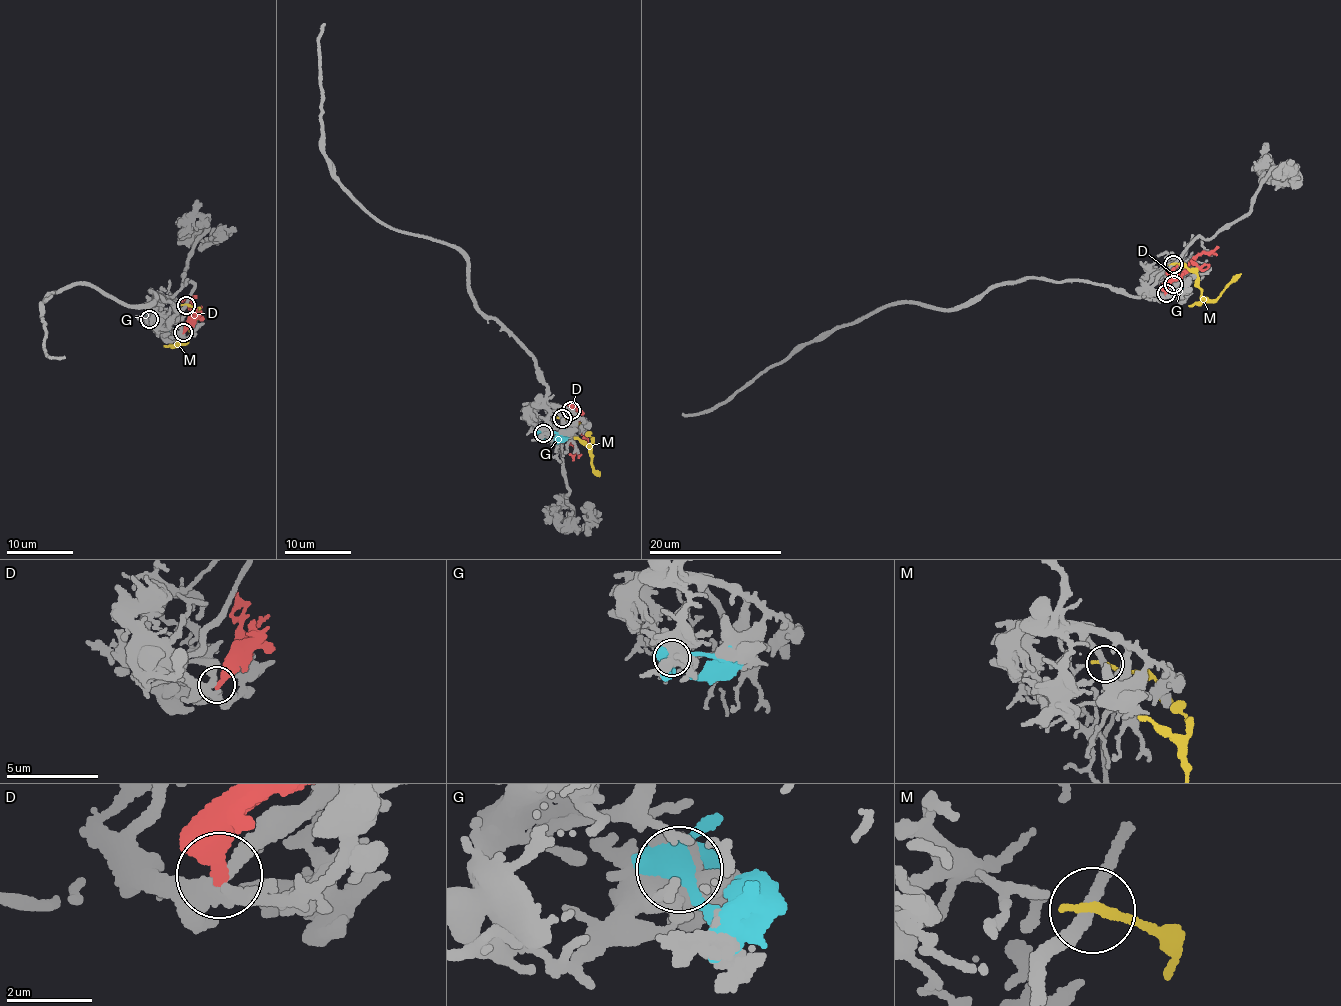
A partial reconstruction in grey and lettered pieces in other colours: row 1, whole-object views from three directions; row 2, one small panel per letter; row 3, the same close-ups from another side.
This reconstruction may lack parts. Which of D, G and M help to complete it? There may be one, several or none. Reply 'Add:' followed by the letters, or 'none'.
Add: D

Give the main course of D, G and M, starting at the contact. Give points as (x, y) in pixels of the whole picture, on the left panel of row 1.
D: (183, 331), (192, 309), (190, 298), (182, 299)
G: (149, 319), (158, 327), (172, 330)
M: (187, 304), (197, 307), (197, 328), (184, 342), (175, 345), (189, 325)

